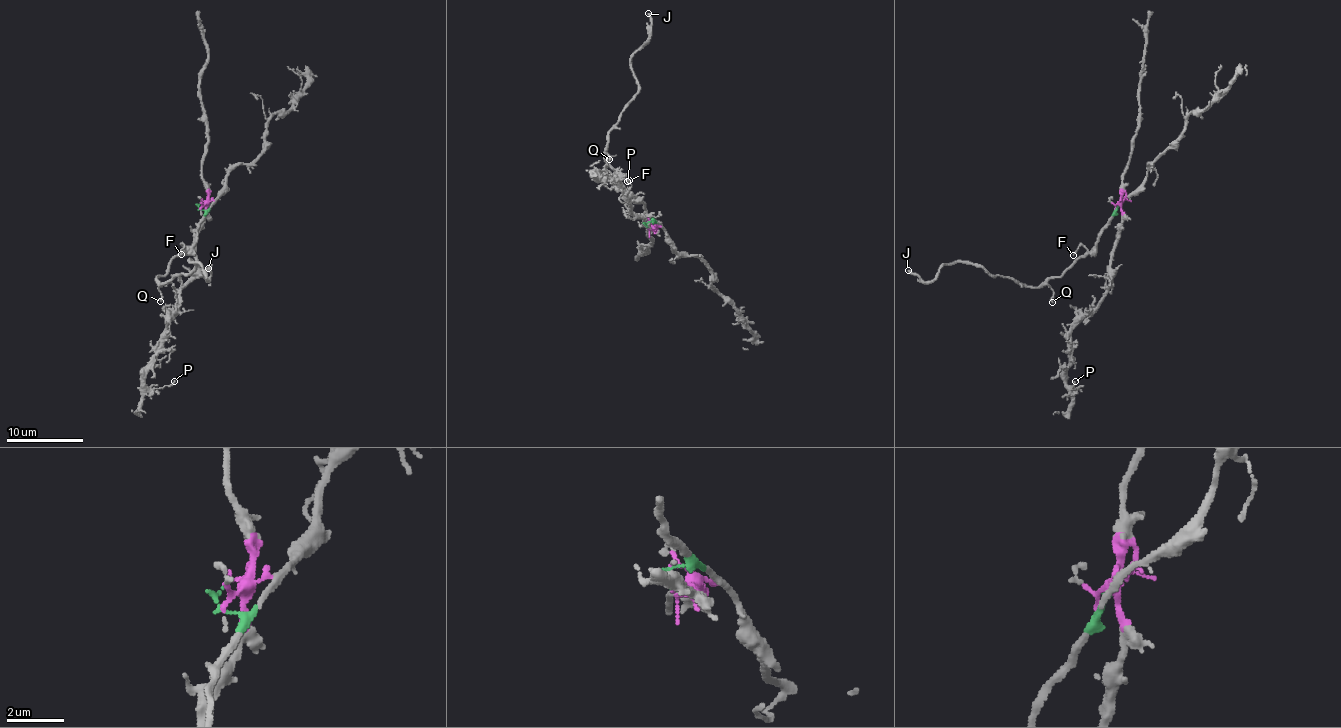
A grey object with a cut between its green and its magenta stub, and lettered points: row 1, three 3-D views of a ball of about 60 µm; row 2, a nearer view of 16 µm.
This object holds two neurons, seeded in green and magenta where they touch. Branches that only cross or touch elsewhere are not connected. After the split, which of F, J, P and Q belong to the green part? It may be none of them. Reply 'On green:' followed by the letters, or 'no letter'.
On green: F, J, Q

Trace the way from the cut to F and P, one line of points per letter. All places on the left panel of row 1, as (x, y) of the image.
F: (201, 203), (199, 206), (205, 216), (196, 241), (187, 250), (183, 244), (182, 254)
P: (201, 203), (206, 218), (195, 241), (195, 275), (144, 378), (149, 388), (174, 380)

